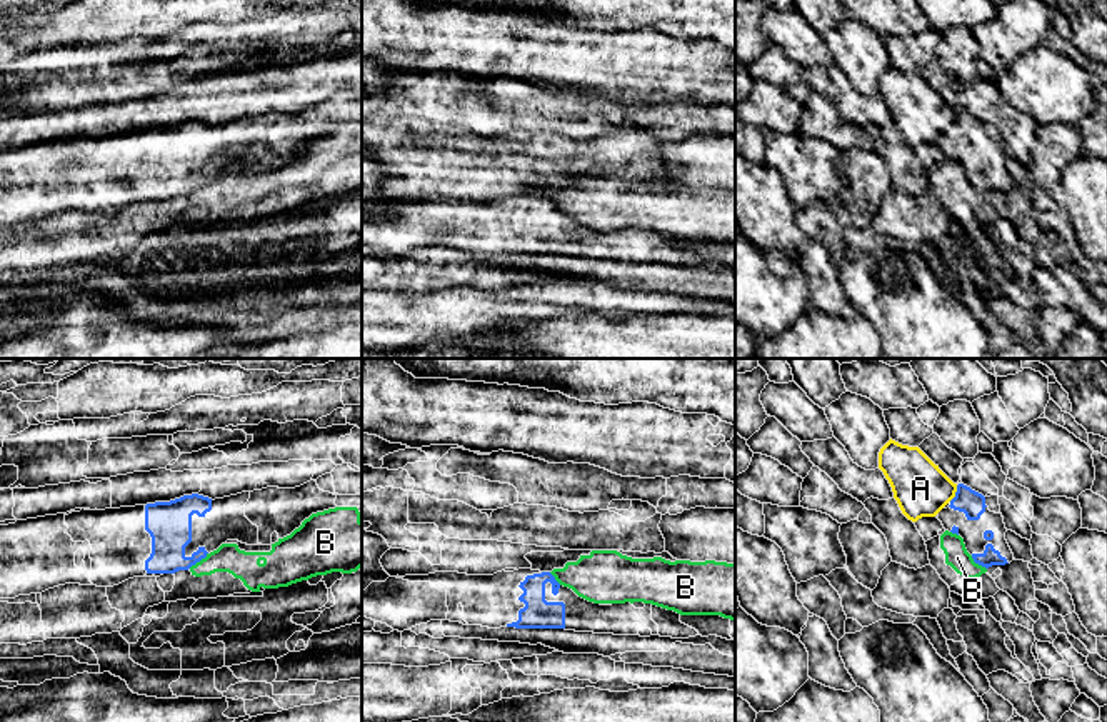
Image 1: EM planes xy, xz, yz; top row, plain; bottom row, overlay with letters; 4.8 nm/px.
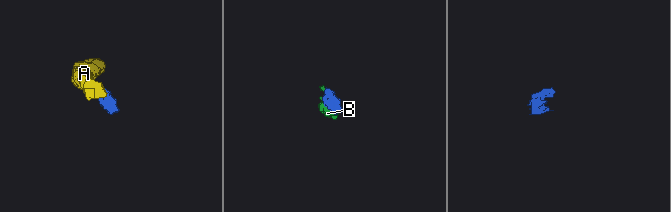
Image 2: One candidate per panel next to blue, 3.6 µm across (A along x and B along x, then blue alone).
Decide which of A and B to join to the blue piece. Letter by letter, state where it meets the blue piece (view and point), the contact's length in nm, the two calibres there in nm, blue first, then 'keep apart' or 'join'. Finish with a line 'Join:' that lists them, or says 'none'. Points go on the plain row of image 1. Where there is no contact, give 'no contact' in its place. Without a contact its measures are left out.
A: yz (956, 120) | 90 nm | 120/260 nm | keep apart
B: xy (199, 187) | 120 nm | 220/140 nm | keep apart
Join: none

